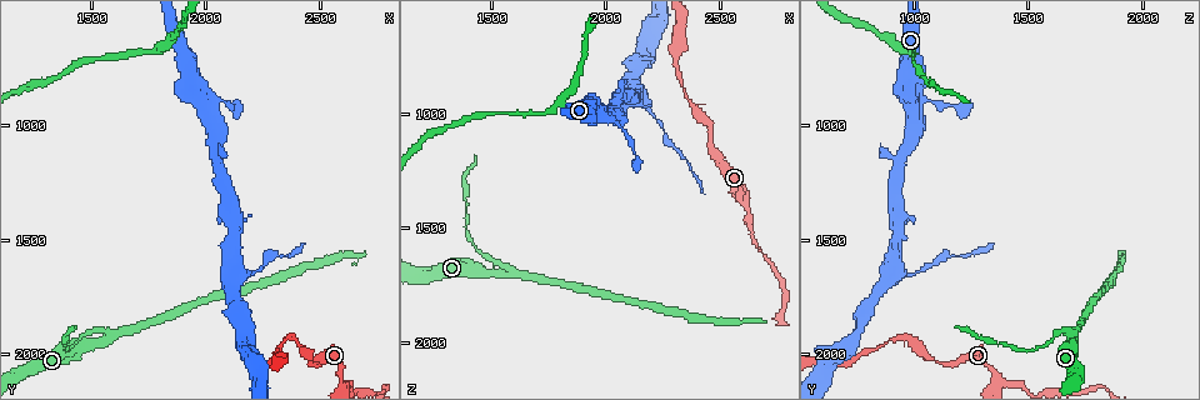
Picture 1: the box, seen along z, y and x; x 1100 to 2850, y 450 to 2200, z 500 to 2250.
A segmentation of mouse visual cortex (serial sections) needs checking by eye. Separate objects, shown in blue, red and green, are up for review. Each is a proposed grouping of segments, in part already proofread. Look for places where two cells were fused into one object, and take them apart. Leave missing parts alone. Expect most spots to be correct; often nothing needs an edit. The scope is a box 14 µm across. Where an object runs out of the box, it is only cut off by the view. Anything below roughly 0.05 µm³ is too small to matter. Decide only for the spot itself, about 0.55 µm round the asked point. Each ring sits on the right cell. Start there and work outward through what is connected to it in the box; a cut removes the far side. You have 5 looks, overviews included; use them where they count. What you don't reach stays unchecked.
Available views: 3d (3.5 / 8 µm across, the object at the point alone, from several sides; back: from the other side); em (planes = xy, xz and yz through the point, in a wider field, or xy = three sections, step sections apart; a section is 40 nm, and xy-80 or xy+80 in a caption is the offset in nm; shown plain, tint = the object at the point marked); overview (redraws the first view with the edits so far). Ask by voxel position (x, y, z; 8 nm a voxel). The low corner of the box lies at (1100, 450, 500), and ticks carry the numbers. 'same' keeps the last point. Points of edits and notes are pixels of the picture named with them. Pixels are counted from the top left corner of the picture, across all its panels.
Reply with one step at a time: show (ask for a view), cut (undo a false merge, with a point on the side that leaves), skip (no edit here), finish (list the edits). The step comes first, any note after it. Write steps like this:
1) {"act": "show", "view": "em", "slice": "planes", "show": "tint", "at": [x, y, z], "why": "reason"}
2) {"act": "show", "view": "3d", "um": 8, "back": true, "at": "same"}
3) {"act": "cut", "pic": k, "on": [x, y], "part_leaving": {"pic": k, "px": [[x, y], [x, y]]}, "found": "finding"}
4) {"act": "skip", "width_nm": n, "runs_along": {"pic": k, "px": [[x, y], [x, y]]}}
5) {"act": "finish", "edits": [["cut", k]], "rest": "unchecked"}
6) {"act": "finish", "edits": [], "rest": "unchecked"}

{"act": "show", "view": "3d", "um": 3.5, "at": [2590, 2120, 1370], "why": "branch point"}

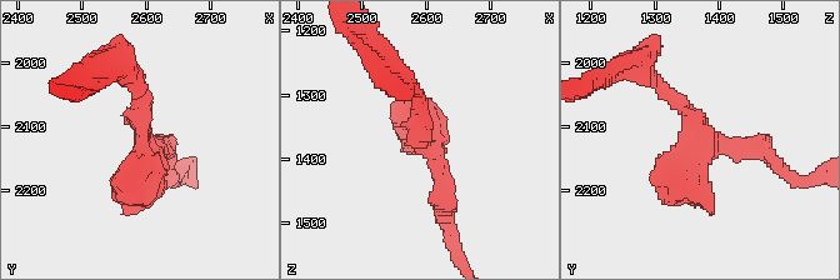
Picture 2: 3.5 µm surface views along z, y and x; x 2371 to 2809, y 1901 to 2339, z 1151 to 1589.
{"act": "show", "view": "em", "slice": "xy", "step": 2, "show": "tint", "at": [2595, 2120, 1370], "why": "shape alone is not enough"}

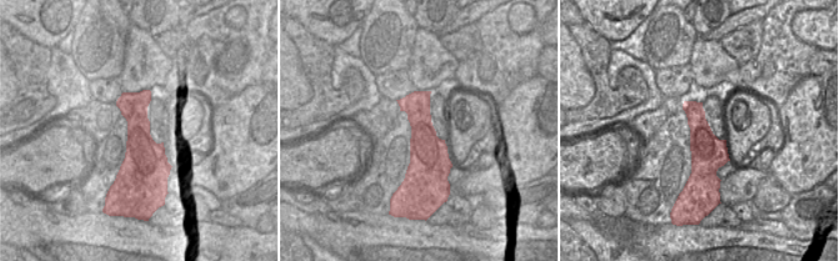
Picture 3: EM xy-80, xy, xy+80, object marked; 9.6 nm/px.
{"act": "skip", "arm_widths_nm": [150, 200, 450], "runs_along": {"pic": 2, "px": [[653, 79], [708, 148], [771, 159]]}, "found": "all the same cell"}

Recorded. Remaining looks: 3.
{"act": "show", "view": "3d", "um": 3.5, "at": [2170, 1650, 940]}

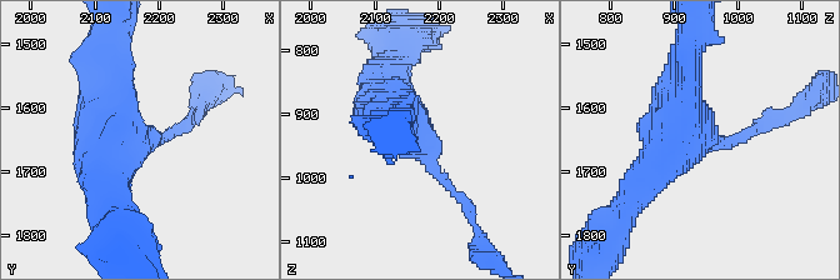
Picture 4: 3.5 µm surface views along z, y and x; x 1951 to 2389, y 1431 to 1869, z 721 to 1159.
{"act": "skip", "runs_along": {"pic": 4, "px": [[689, 49], [679, 134], [630, 199]]}, "found": "continuous, no second cell"}

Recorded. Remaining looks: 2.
{"act": "finish", "edits": [], "rest": "unchecked"}

